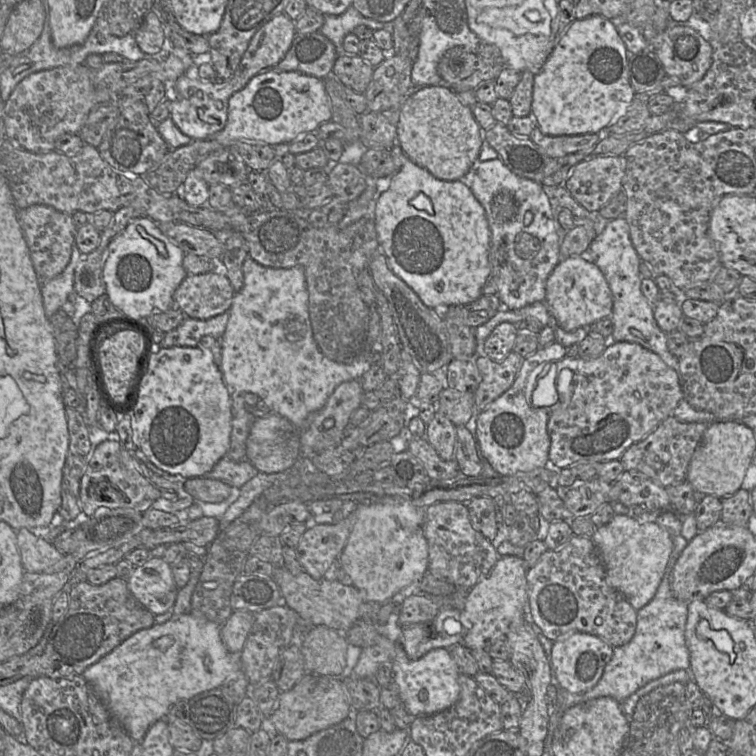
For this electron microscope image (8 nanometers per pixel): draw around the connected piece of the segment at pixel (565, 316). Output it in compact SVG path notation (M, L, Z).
M580 255L561 260L546 282L546 303L557 325L572 332L612 315L613 297L609 285L598 266Z

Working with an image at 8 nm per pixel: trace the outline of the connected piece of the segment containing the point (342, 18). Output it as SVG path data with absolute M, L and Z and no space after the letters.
M352 5L339 15L326 15L319 31L326 36L336 47L337 54L343 54L343 40L348 33L353 32L358 25L364 24L372 29L388 29L393 32L392 22L378 22L363 16Z

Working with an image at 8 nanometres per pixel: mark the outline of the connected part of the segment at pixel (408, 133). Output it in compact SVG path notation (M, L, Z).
M447 86L415 88L399 111L397 136L404 154L415 164L444 181L461 180L477 162L484 130L476 122L471 107Z

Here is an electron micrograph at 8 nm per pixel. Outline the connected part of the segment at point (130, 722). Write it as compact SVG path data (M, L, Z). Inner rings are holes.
M192 613L171 618L162 624L155 623L124 640L110 653L86 668L82 676L133 742L140 744L149 727L157 720L165 719L174 703L221 687L231 675L242 670L241 653L232 653L226 649L220 630L220 625L198 618Z

